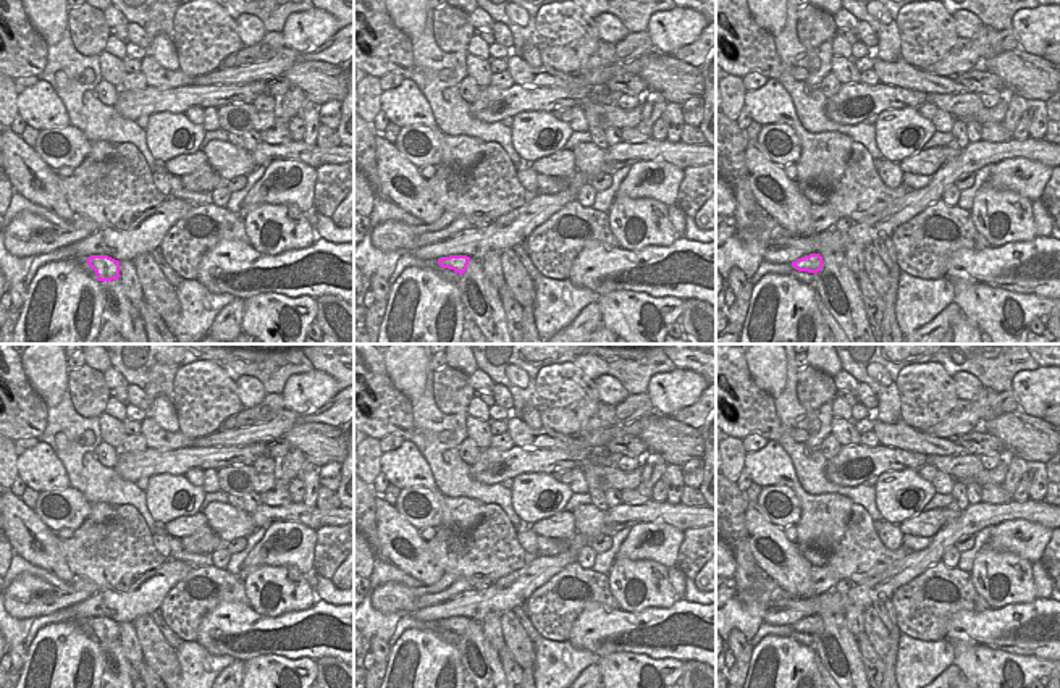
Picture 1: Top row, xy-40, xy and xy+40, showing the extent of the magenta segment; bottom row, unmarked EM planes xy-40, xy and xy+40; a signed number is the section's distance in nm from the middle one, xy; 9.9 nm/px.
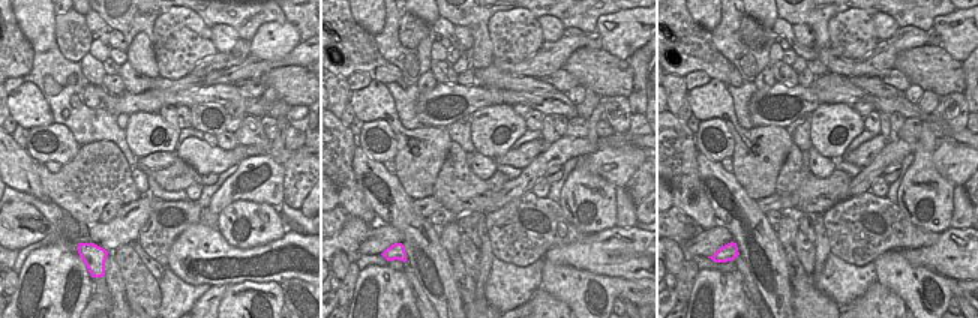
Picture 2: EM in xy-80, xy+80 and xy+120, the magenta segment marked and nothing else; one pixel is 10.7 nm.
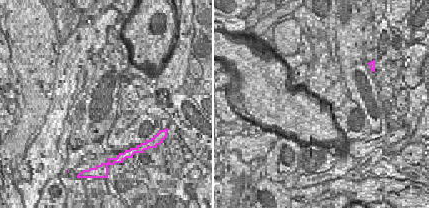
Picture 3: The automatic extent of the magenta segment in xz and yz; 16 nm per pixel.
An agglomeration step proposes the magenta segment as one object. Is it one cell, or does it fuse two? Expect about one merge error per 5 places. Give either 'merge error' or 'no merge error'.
no merge error

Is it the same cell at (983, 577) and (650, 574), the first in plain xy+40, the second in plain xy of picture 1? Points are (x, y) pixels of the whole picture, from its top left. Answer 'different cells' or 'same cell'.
same cell

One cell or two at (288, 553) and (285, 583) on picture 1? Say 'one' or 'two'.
two

